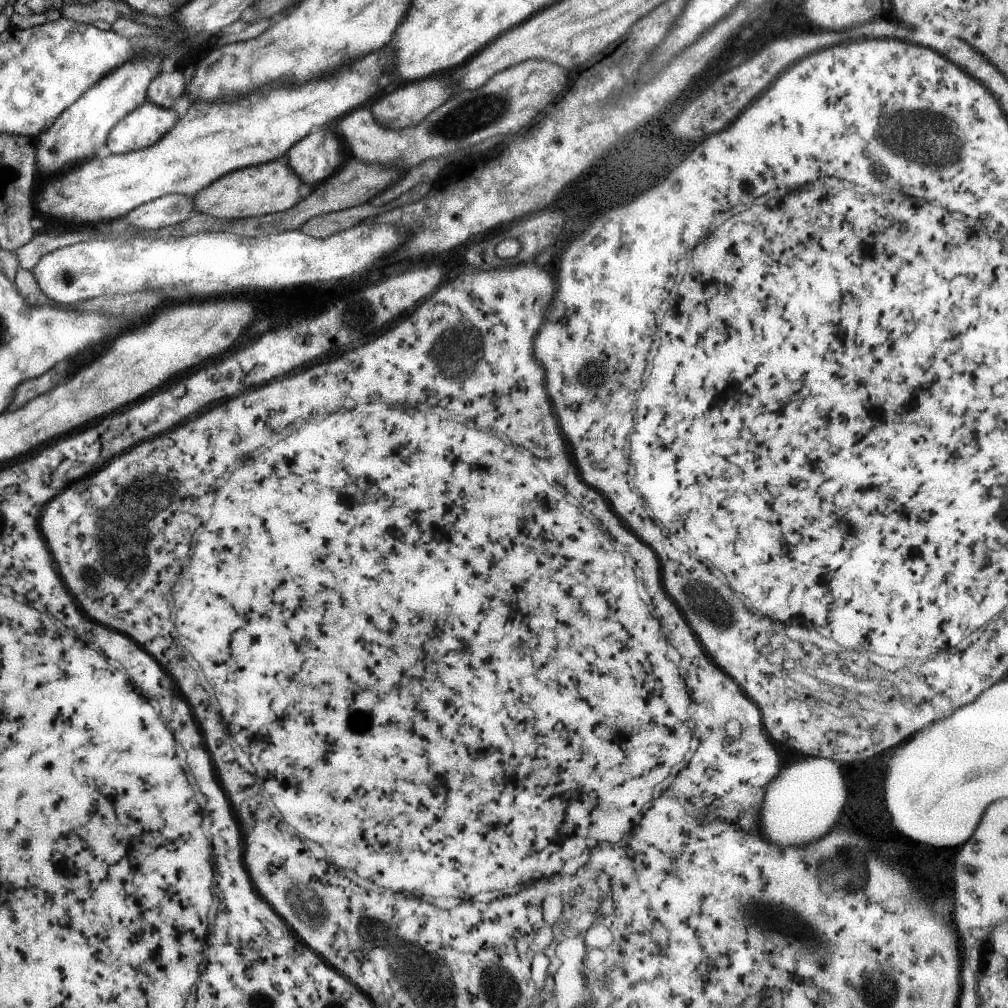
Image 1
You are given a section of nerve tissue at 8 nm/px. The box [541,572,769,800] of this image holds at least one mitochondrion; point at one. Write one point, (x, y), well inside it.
(707, 604)

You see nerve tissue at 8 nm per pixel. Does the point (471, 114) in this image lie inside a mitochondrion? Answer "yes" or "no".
yes

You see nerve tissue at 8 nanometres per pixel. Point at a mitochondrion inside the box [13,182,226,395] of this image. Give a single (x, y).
(66, 277)

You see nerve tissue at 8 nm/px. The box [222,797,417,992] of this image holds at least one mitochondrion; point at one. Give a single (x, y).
(297, 894)

